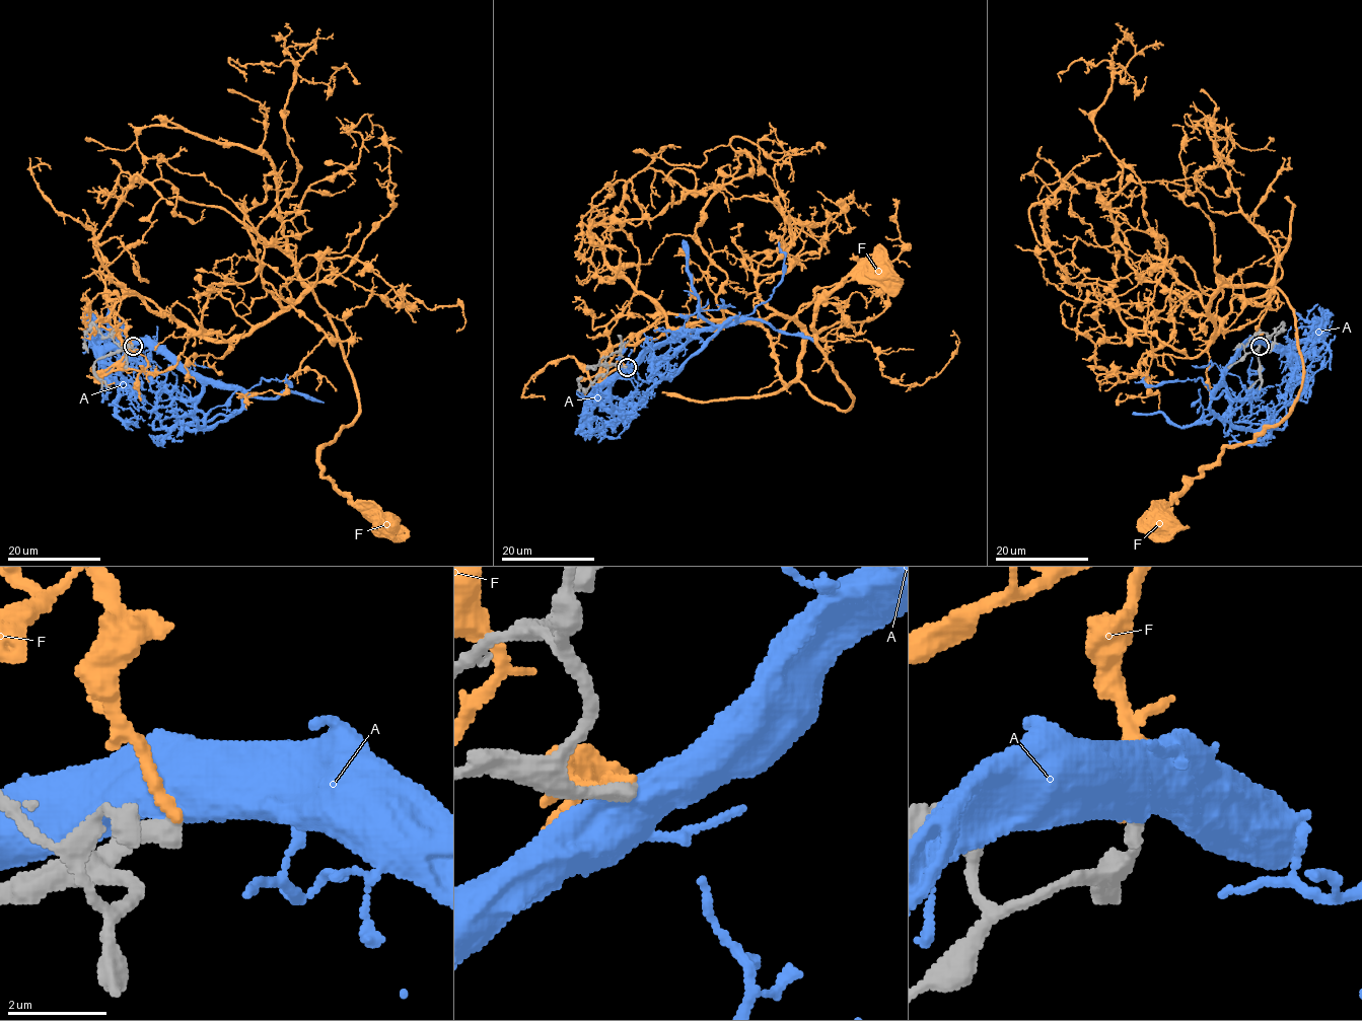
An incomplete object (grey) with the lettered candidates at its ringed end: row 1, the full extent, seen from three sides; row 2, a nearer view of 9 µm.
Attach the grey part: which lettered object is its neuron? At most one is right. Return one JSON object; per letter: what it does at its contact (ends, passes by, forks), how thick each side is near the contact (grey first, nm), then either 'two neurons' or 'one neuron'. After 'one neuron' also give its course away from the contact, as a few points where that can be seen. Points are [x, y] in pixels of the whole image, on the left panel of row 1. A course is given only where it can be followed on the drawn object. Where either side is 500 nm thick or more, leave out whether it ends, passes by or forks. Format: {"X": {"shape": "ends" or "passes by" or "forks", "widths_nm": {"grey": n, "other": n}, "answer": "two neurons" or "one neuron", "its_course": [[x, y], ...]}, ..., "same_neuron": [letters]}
{"A": {"widths_nm": {"grey": 360, "other": 700}, "answer": "two neurons"}, "F": {"shape": "ends", "widths_nm": {"grey": 360, "other": 220}, "answer": "two neurons"}, "same_neuron": []}

